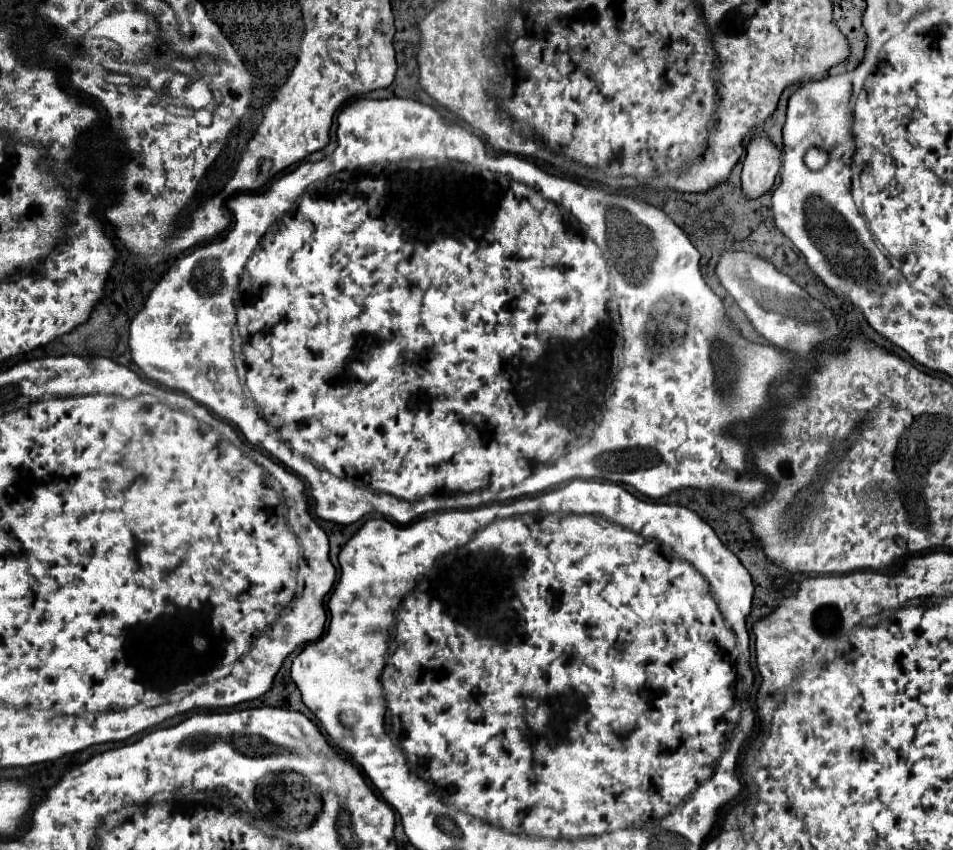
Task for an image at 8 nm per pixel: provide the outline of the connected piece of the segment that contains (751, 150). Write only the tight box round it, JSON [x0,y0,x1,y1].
[742,137,780,199]

